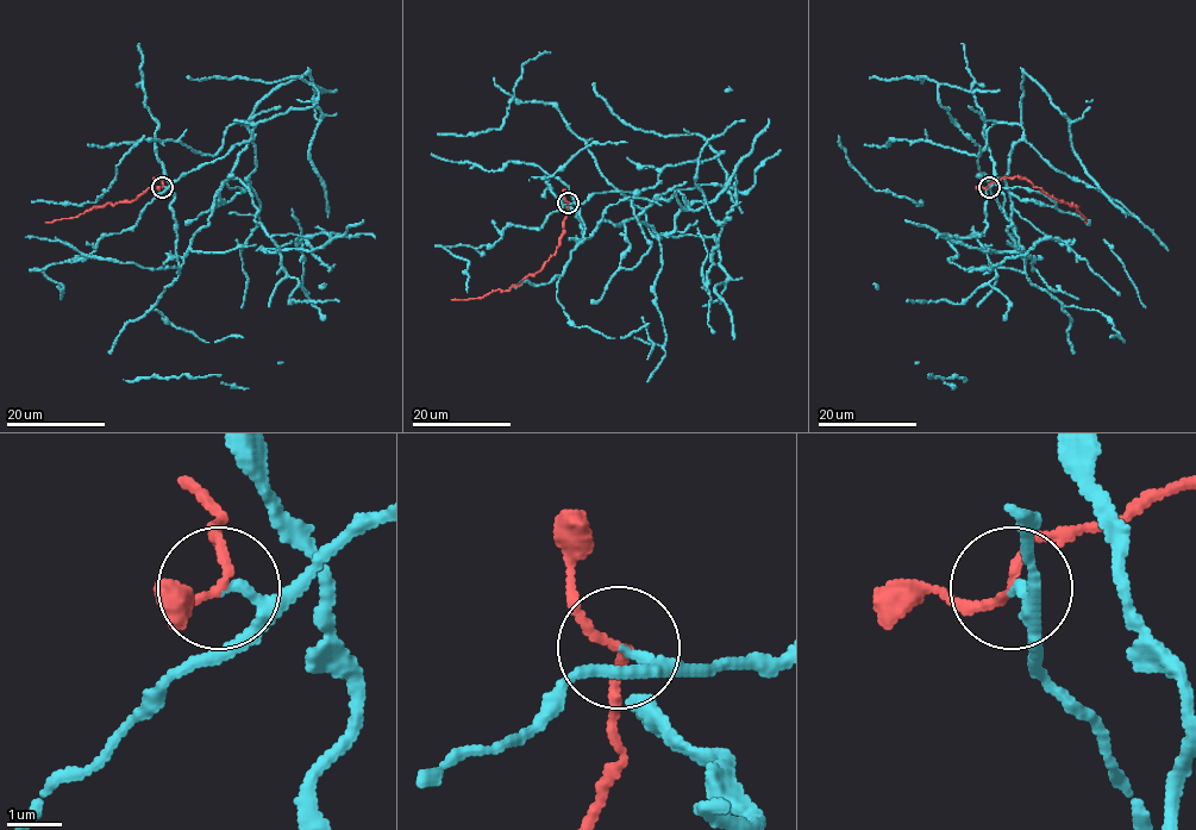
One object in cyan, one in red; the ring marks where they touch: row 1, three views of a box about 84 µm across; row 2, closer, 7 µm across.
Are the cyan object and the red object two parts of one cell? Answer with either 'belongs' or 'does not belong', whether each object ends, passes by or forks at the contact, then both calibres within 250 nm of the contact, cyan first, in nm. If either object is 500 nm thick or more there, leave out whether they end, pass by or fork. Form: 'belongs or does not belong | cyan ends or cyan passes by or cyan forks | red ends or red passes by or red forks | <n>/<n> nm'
does not belong | cyan passes by | red passes by | 150/140 nm

